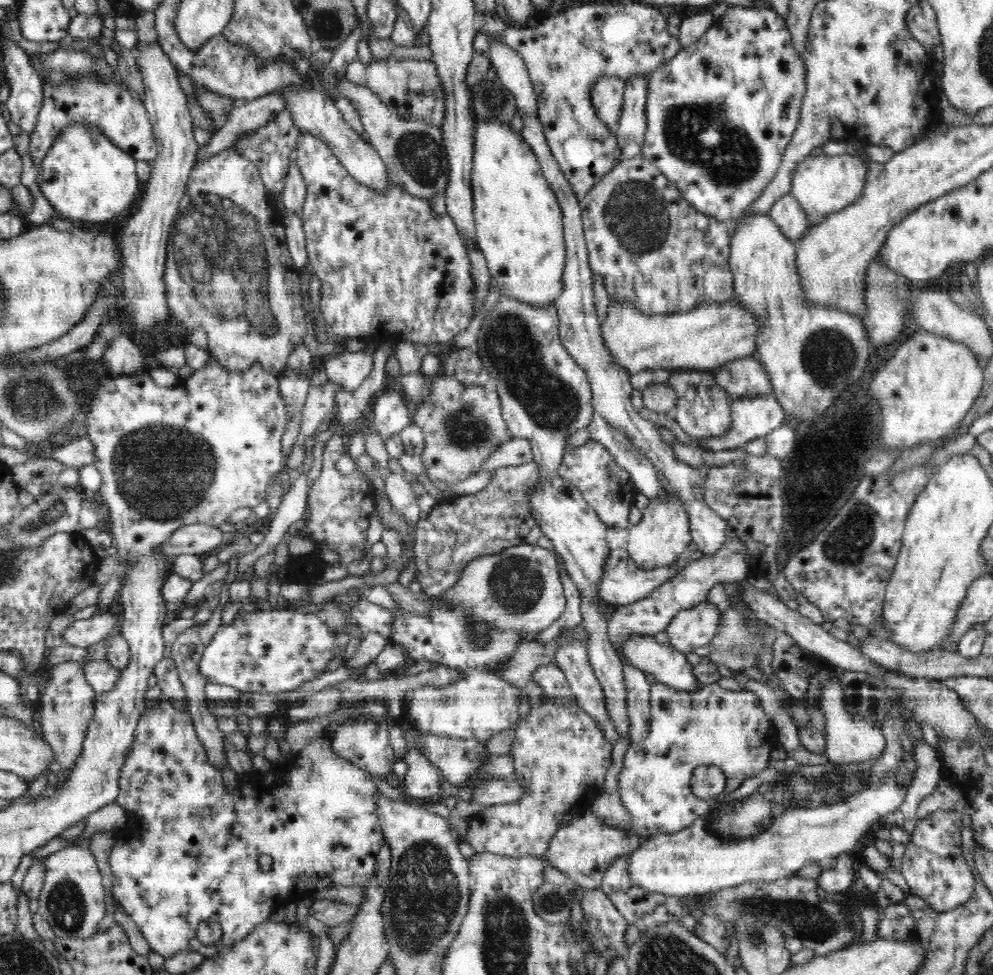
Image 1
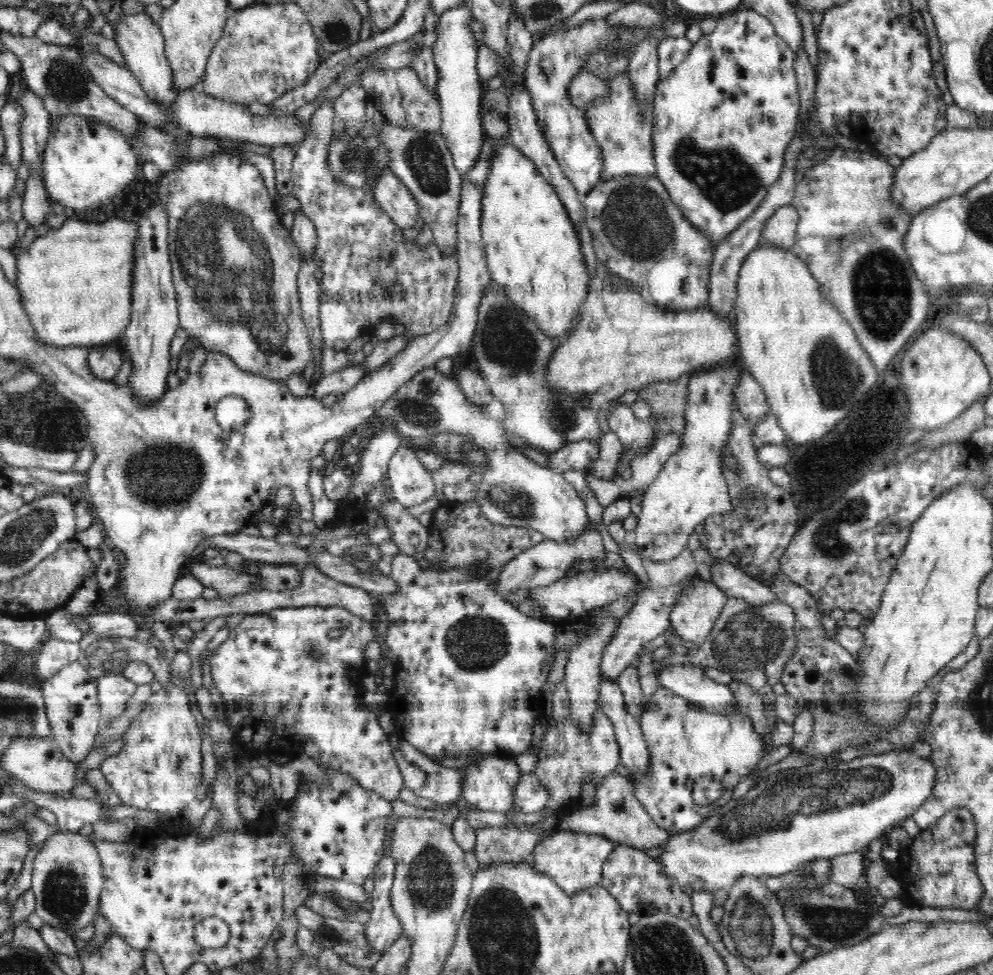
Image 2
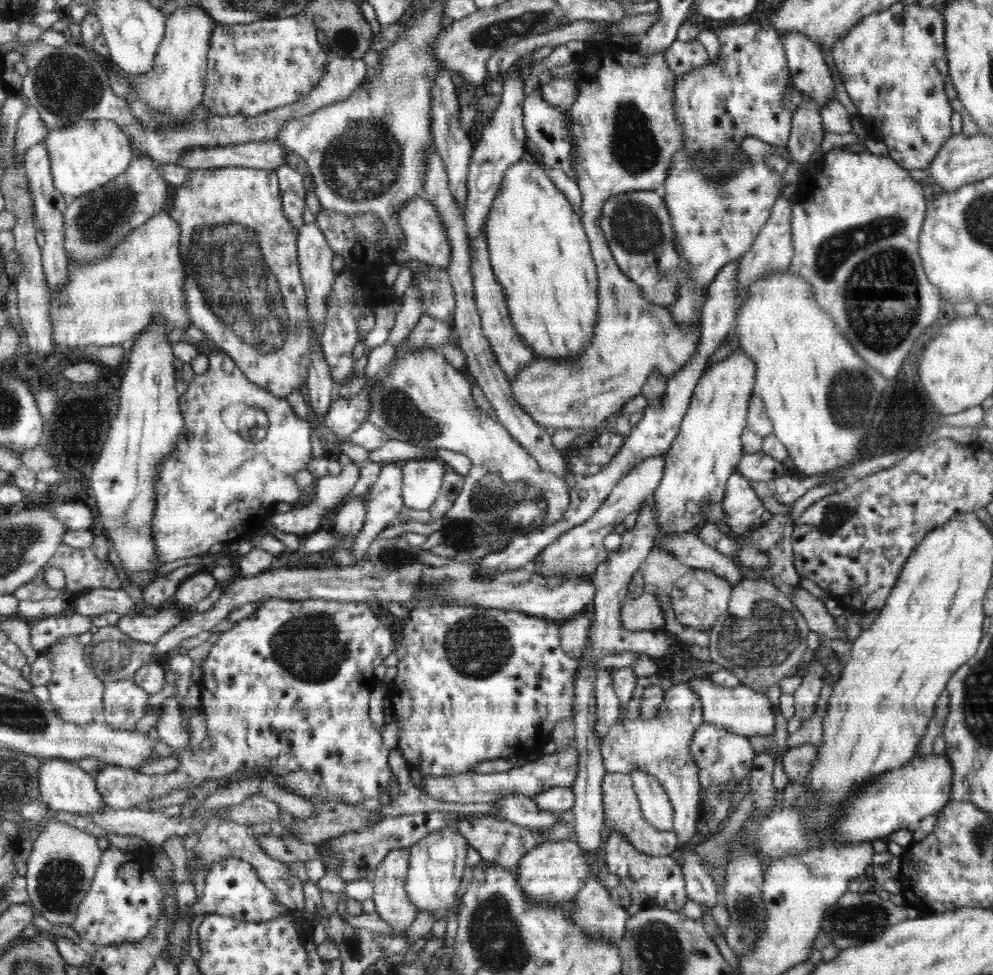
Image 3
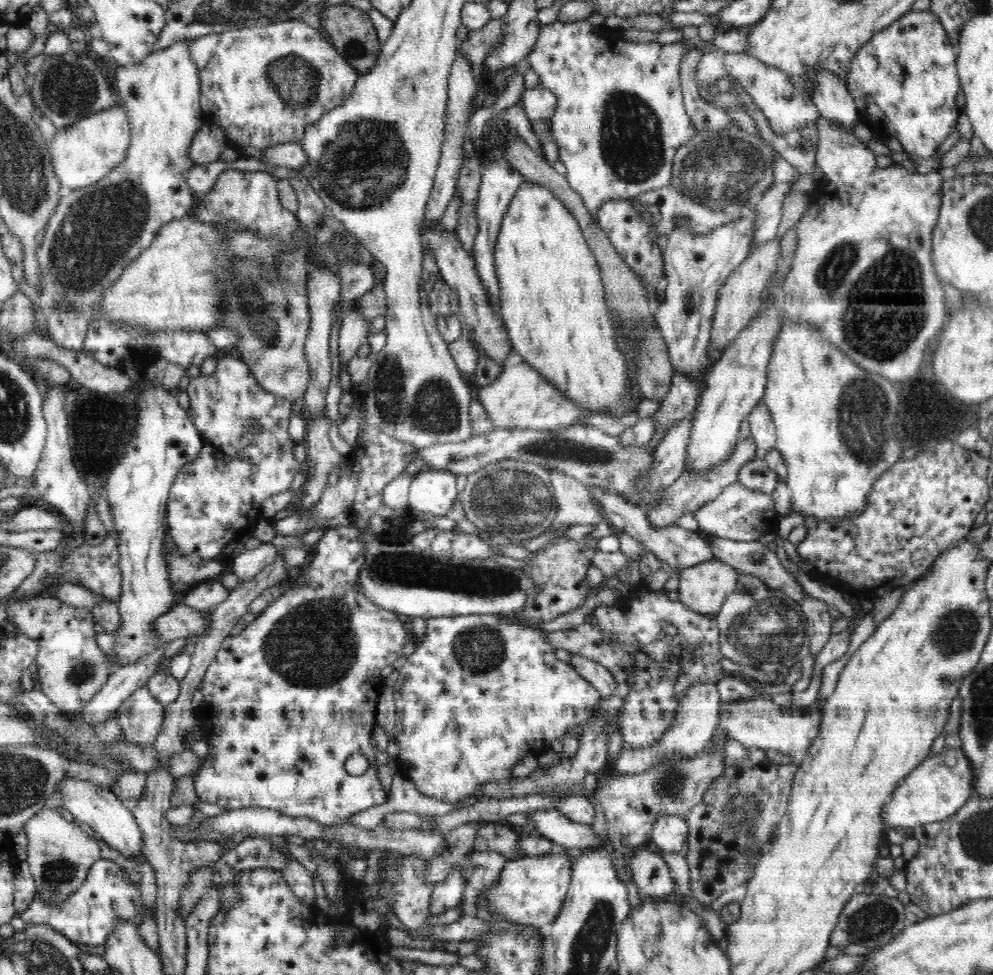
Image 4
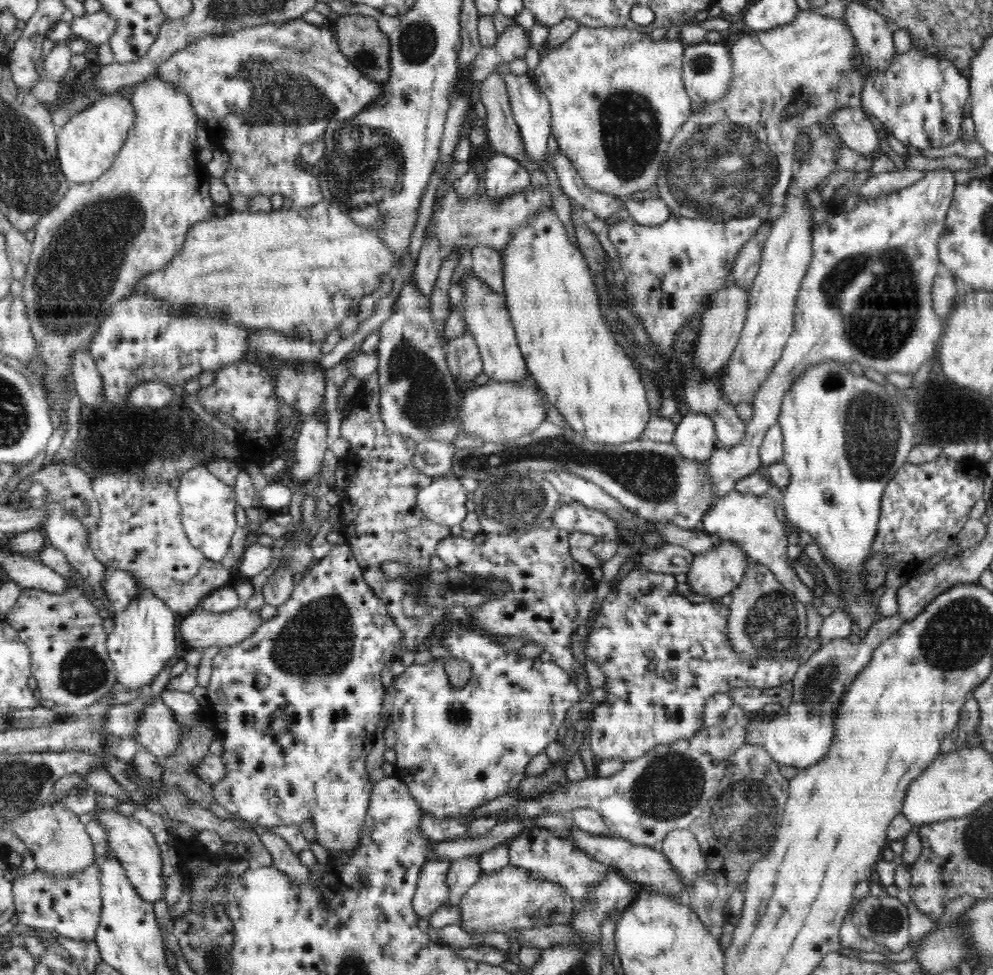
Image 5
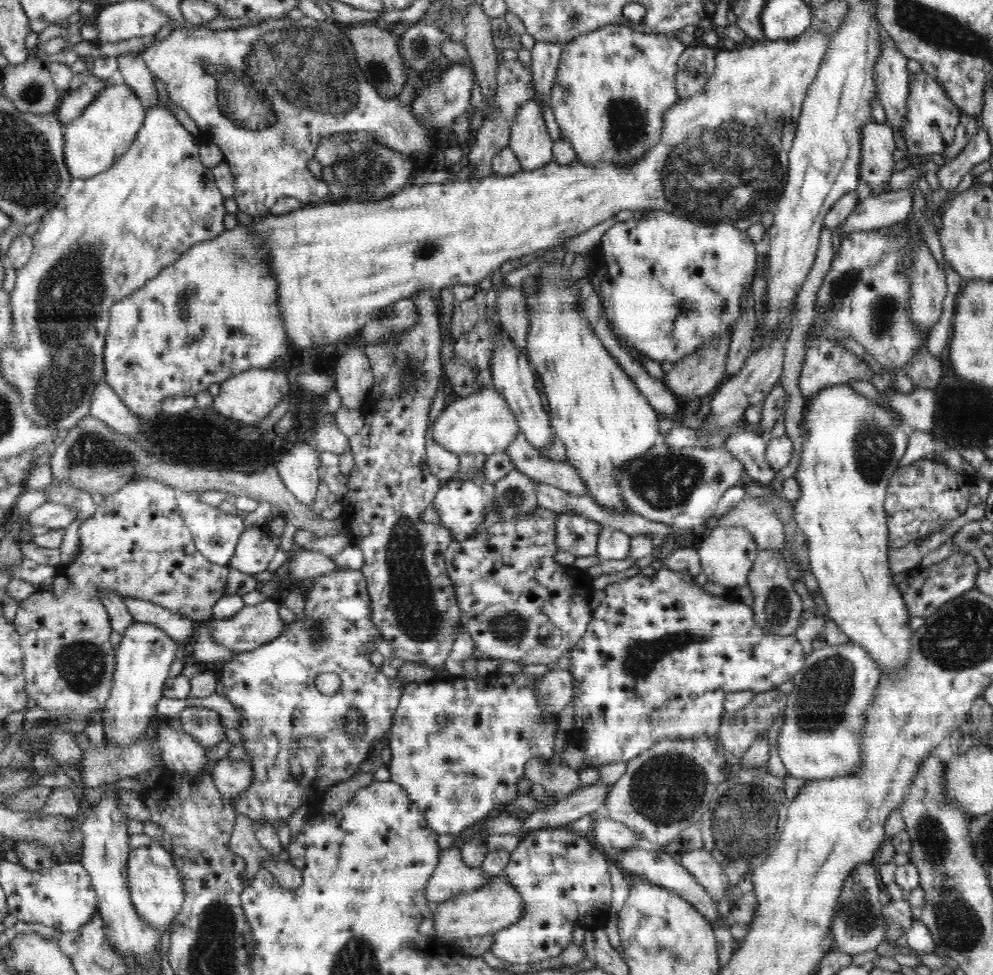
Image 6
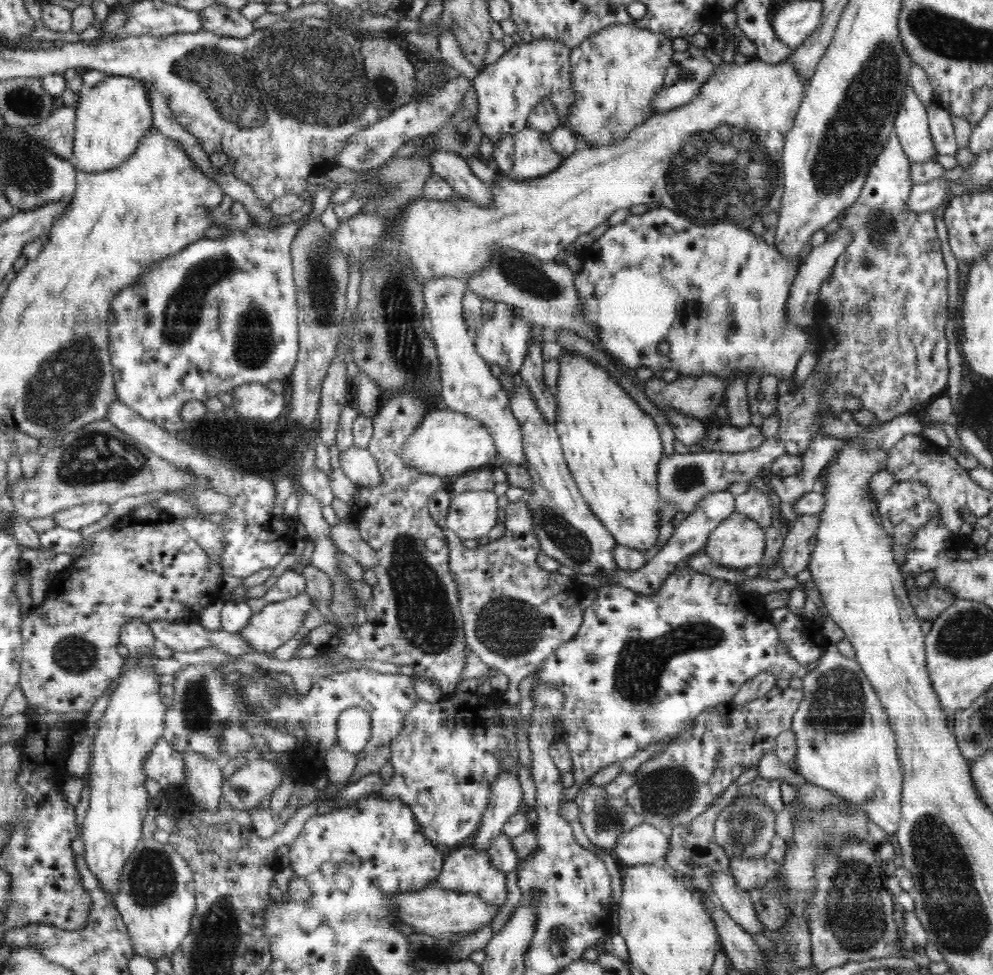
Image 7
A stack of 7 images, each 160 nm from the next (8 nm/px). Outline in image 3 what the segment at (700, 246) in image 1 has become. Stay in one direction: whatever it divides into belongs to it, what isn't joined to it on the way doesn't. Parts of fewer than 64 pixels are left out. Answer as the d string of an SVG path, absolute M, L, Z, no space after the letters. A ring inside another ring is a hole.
M661 190L626 191L608 198L601 208L599 225L620 270L642 290L651 303L670 307L680 286L688 280L688 263L674 247L674 227Z

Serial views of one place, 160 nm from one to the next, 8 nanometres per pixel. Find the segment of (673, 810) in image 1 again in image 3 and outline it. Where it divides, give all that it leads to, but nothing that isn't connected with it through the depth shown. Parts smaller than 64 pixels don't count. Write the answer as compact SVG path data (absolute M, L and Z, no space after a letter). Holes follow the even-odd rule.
M706 722L695 728L689 751L699 770L700 797L714 784L726 786L730 780L744 779L752 770L755 757L754 747L750 744L748 737Z

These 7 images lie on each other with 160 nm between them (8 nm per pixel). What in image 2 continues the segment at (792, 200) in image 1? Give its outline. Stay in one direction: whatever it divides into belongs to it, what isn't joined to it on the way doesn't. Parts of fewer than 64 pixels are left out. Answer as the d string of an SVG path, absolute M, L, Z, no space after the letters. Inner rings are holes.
M792 205L778 208L766 221L760 243L790 251L796 244L798 211Z

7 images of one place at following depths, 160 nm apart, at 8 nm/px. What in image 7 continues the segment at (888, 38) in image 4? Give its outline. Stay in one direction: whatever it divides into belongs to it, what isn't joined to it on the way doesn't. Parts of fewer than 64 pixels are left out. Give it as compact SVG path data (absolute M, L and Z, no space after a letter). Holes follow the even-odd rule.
M934 102L934 105L927 108L927 119L937 154L959 156L960 149L955 139L952 115Z

